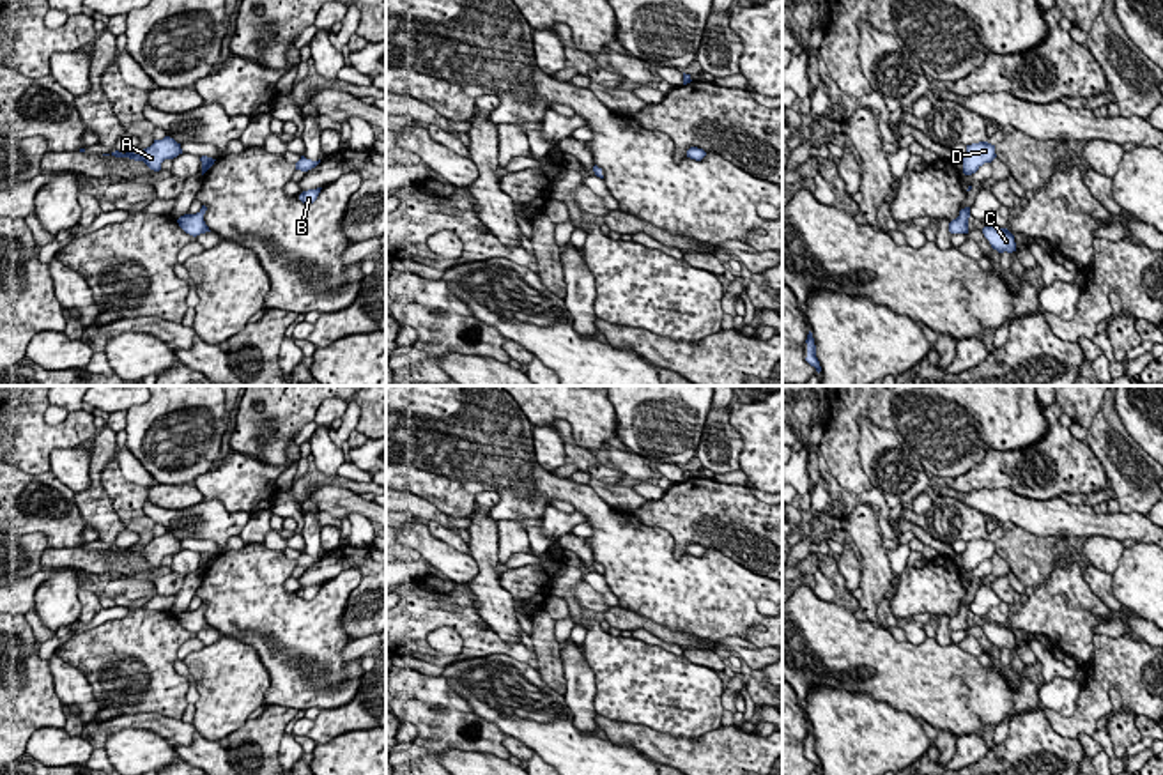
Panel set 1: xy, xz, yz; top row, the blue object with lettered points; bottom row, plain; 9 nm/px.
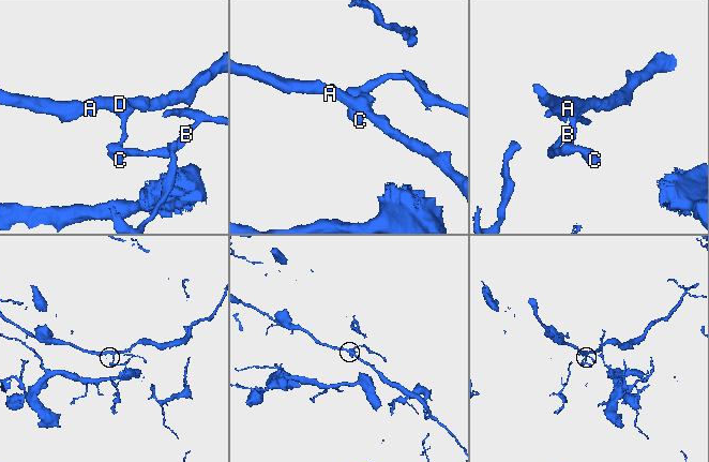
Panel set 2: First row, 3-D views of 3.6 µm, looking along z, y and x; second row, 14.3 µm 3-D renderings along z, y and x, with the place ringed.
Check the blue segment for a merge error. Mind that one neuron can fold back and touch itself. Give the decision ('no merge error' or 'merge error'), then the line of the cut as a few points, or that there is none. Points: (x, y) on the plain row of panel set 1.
merge error | yz (960, 607), (969, 613)

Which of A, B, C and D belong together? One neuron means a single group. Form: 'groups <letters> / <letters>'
groups A D / B C

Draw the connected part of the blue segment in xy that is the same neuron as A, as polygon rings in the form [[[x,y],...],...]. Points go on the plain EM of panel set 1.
[[[165,533],[163,536],[154,536],[154,540],[143,547],[140,547],[138,550],[131,549],[112,549],[112,552],[115,554],[129,554],[135,557],[143,557],[150,566],[159,568],[161,566],[161,559],[165,556],[173,556],[179,550],[182,550],[181,540],[177,540],[173,534]]]

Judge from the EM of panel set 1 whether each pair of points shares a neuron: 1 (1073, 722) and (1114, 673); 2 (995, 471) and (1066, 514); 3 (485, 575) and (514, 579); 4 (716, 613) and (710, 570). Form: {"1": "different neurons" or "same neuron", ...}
{"1": "same neuron", "2": "different neurons", "3": "different neurons", "4": "same neuron"}

